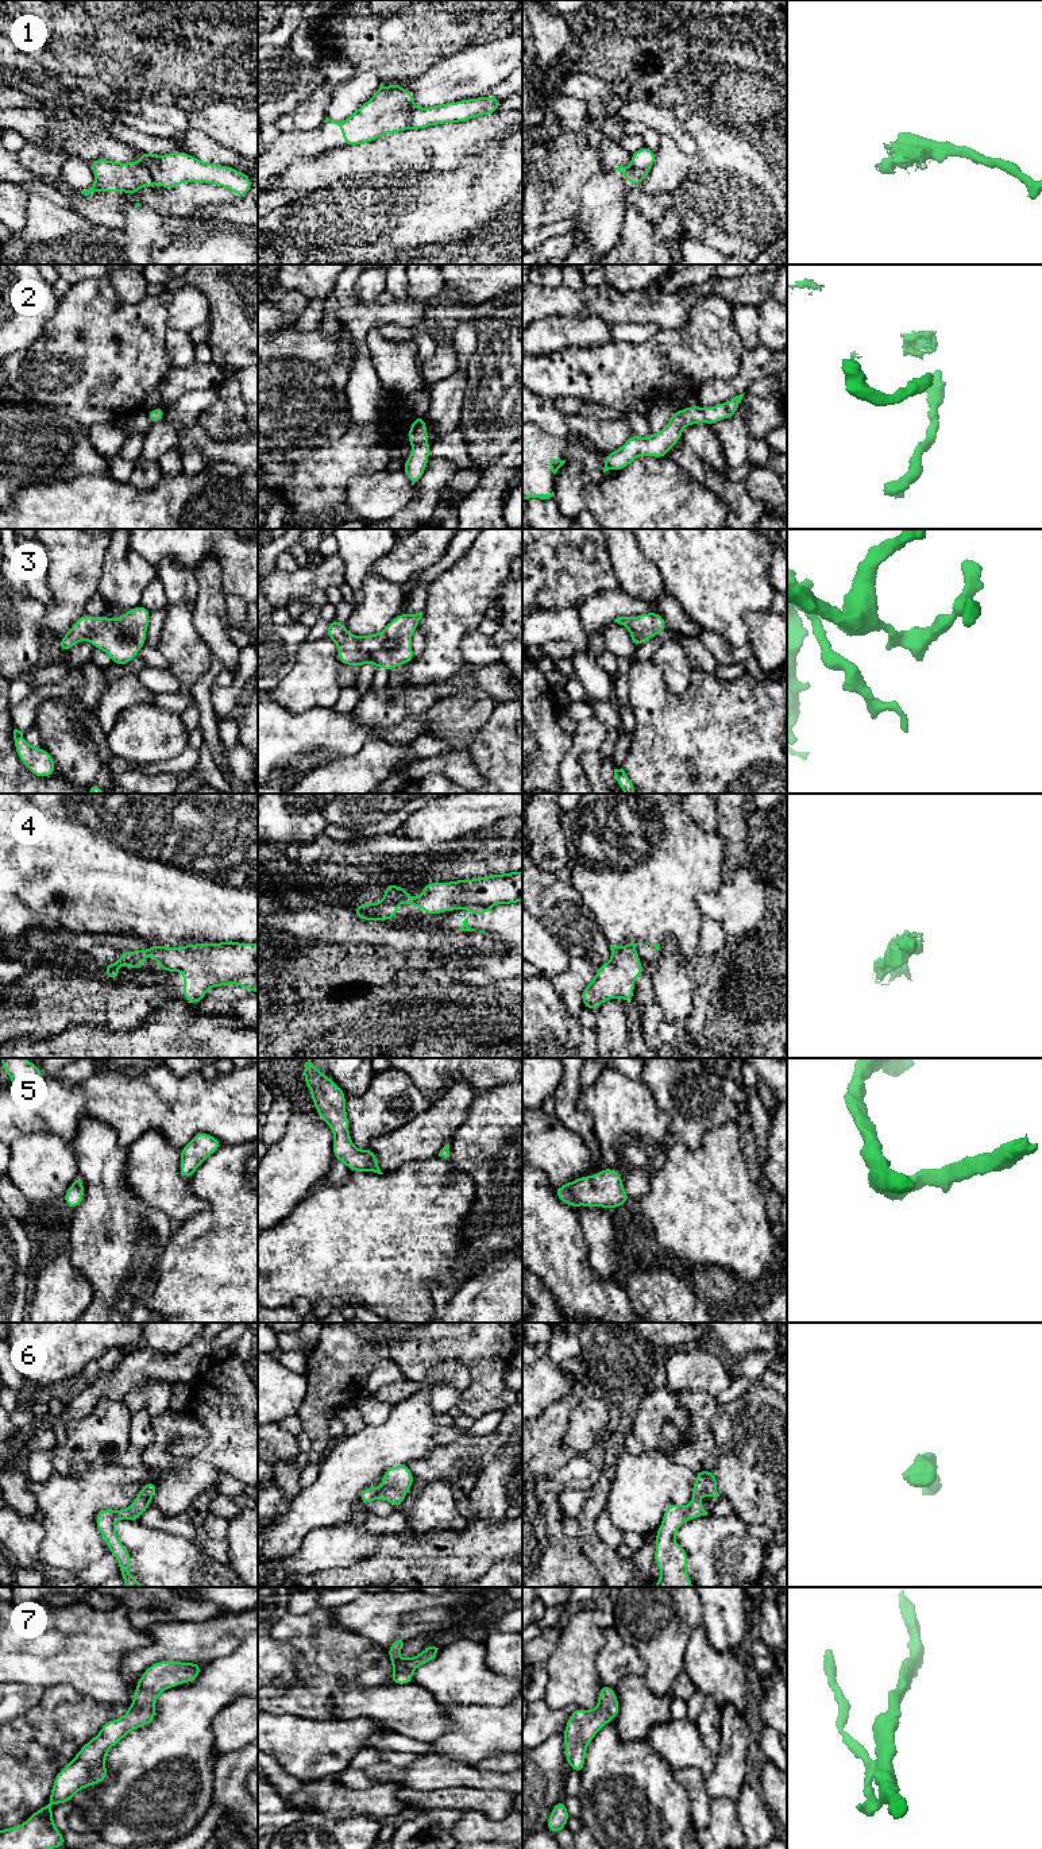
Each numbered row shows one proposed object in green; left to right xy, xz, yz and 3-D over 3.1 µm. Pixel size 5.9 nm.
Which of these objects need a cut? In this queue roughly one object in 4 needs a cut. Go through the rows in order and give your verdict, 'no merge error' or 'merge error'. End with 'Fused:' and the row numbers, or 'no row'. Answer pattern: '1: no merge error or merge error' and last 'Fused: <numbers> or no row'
1: merge error
2: no merge error
3: no merge error
4: no merge error
5: no merge error
6: no merge error
7: no merge error
Fused: 1

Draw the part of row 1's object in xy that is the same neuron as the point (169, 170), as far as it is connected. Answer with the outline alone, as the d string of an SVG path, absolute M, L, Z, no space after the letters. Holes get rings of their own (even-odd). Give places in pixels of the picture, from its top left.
M184 151L165 155L140 153L139 163L146 166L158 186L173 189L182 182L204 182L229 189L246 197L252 184L246 173L217 163L202 162Z

